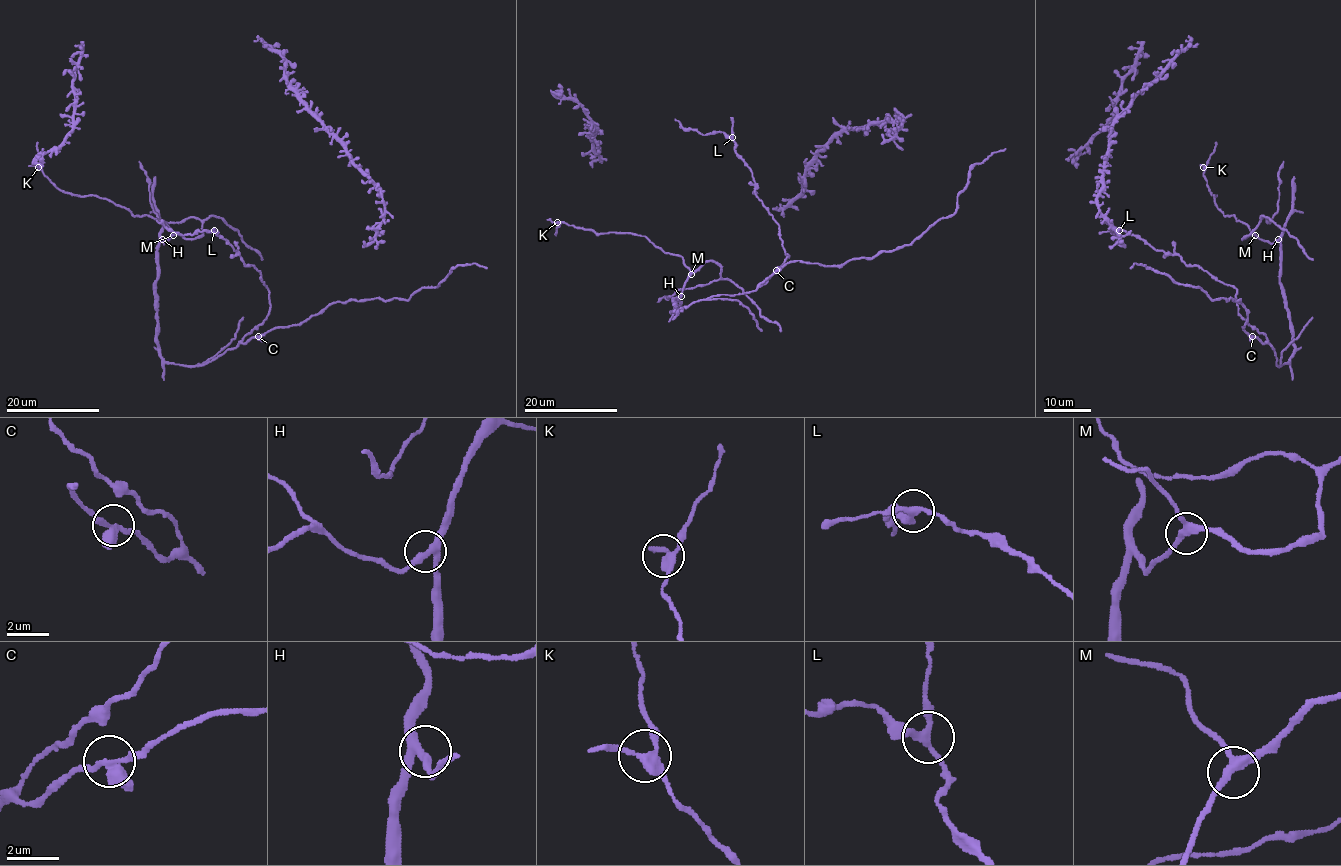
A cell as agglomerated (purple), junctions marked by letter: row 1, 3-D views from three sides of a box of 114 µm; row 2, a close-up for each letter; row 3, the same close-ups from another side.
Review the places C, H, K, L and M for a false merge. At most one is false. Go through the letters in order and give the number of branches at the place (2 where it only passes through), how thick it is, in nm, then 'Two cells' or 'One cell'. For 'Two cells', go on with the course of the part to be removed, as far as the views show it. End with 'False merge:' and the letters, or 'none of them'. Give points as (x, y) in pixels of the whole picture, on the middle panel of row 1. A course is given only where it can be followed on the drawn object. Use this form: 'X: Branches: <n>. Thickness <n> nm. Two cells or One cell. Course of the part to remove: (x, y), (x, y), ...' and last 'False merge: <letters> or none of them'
C: Branches: 3. Thickness 320 nm. One cell
H: Branches: 3. Thickness 280 nm. One cell
K: Branches: 3. Thickness 280 nm. One cell
L: Branches: 3. Thickness 280 nm. One cell
M: Branches: 3. Thickness 280 nm. One cell
False merge: none of them

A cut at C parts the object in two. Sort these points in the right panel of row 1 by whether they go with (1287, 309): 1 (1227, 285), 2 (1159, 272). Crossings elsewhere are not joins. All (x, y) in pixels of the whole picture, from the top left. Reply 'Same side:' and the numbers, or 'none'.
Same side: 1

